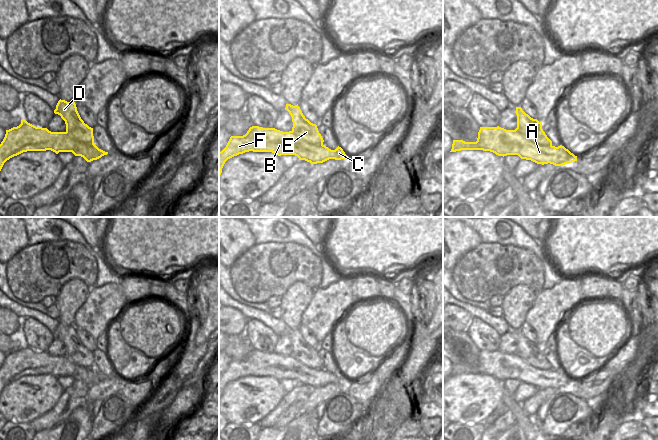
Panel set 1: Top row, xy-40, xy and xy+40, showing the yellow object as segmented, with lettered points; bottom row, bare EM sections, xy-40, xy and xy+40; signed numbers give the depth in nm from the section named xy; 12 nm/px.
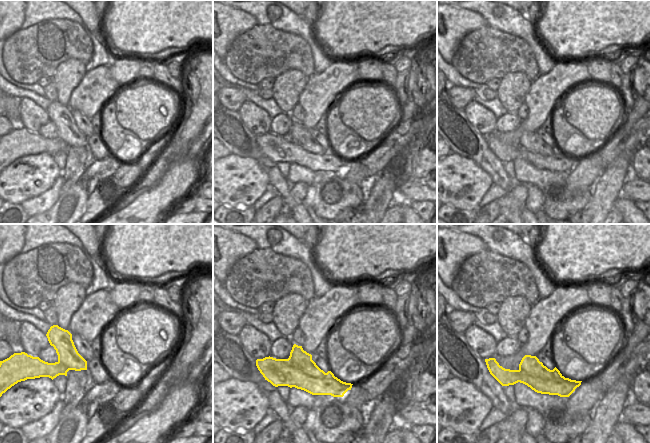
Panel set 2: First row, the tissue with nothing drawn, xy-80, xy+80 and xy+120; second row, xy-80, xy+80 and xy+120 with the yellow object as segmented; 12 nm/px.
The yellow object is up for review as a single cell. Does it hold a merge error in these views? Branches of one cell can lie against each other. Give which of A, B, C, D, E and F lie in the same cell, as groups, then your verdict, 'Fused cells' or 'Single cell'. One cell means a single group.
Groups: A B C F / D E. Fused cells

